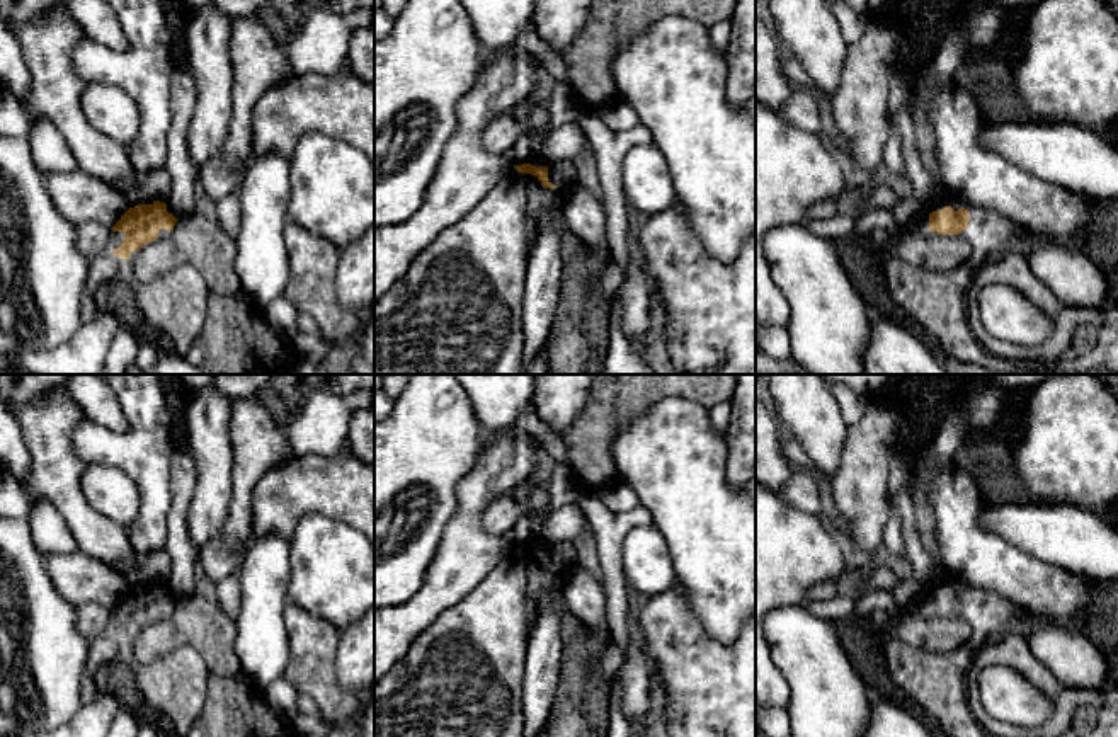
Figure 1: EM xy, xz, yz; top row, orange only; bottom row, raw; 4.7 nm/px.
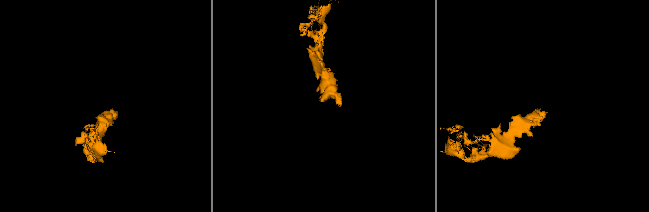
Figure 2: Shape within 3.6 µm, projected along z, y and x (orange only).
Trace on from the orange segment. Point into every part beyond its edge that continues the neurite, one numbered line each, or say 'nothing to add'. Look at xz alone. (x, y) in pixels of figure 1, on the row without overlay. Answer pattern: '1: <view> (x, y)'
1: xz (536, 589)

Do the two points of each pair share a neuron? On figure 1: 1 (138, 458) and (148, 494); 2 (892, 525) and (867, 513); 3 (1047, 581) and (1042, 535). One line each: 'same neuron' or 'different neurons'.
1: same neuron
2: different neurons
3: different neurons

